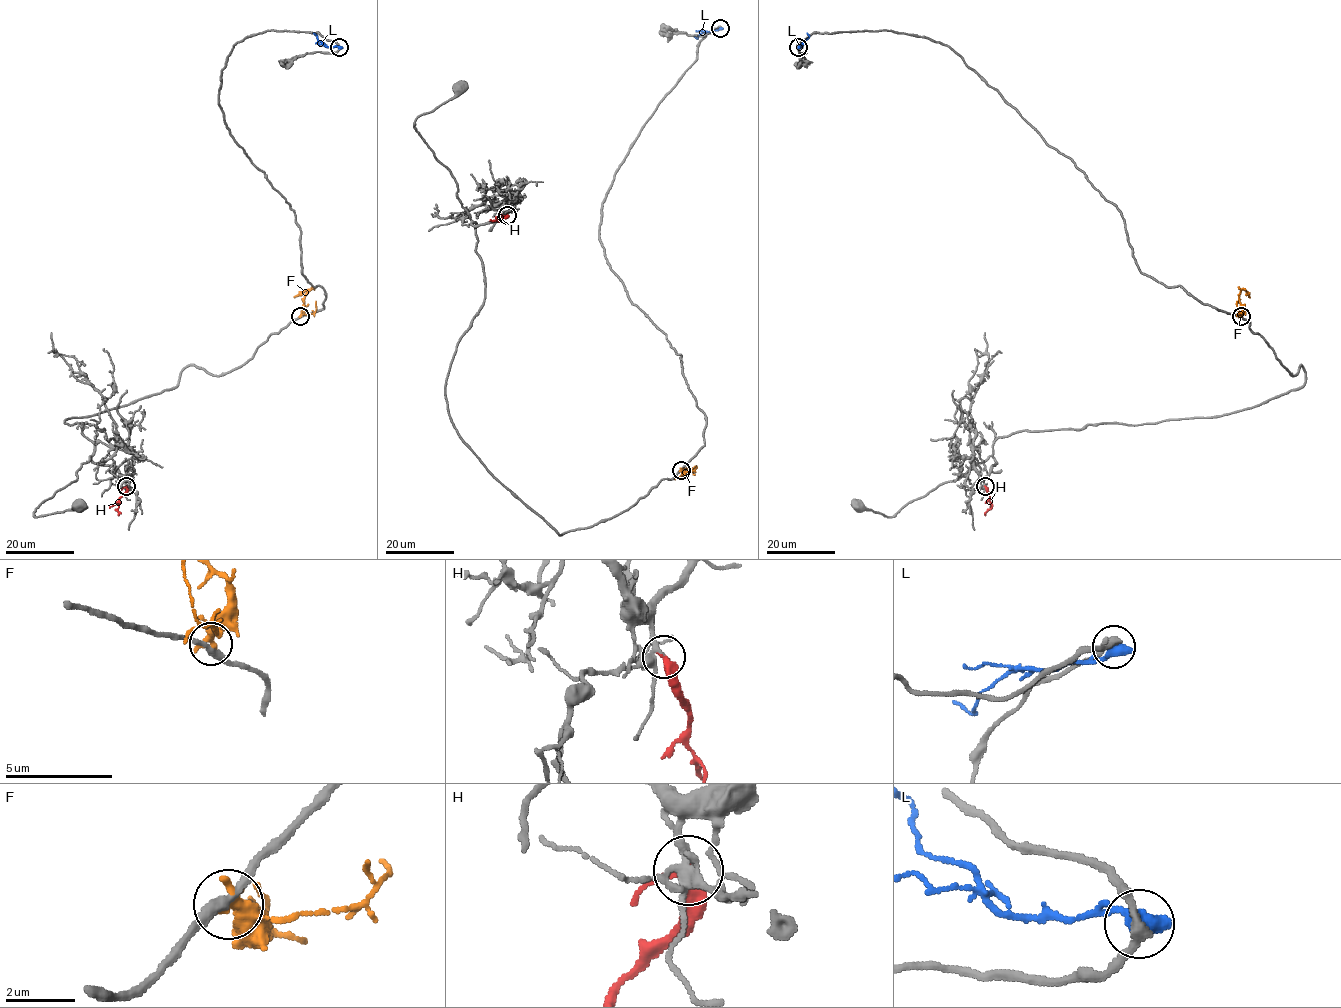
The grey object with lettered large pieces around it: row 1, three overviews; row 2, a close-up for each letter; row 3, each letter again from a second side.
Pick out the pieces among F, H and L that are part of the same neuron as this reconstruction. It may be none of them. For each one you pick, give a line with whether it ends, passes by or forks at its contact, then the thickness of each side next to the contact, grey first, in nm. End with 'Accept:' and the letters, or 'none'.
H: It passes by. Thickness 240 nm (grey) against 300 nm
Accept: H

